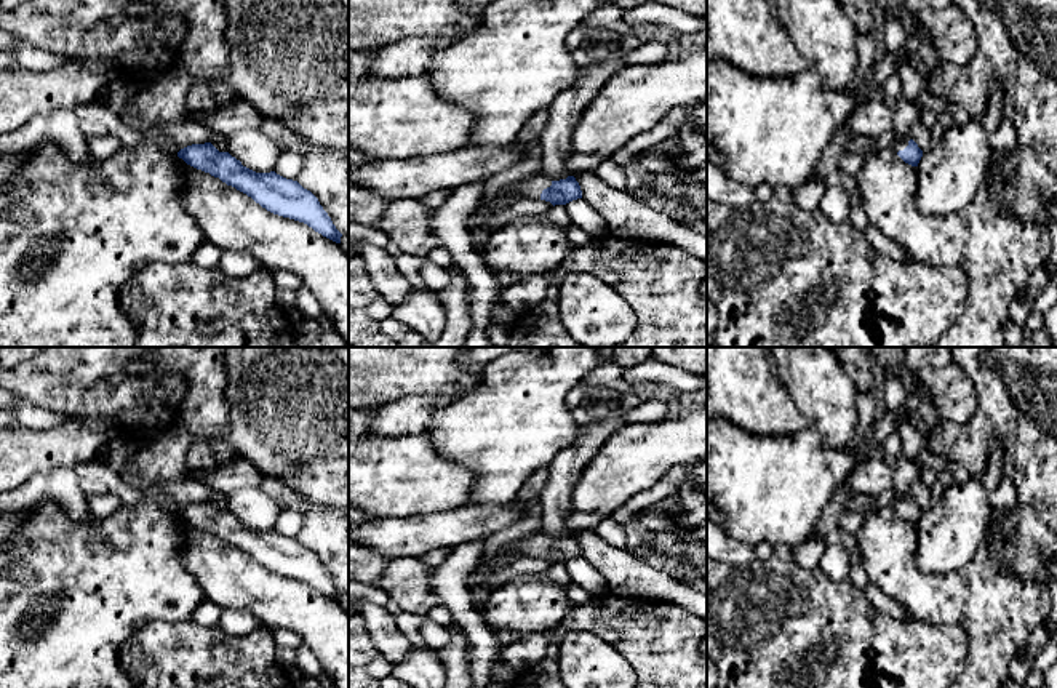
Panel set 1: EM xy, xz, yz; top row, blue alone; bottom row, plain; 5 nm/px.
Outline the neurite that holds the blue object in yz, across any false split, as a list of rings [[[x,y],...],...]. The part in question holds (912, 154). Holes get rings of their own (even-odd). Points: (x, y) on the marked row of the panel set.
[[[900,99],[892,110],[892,130],[895,131],[894,150],[908,165],[918,166],[923,150],[911,139],[910,131],[919,122],[918,107],[911,101]]]

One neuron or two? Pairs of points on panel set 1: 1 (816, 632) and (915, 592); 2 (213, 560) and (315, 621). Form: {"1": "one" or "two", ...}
{"1": "two", "2": "one"}

